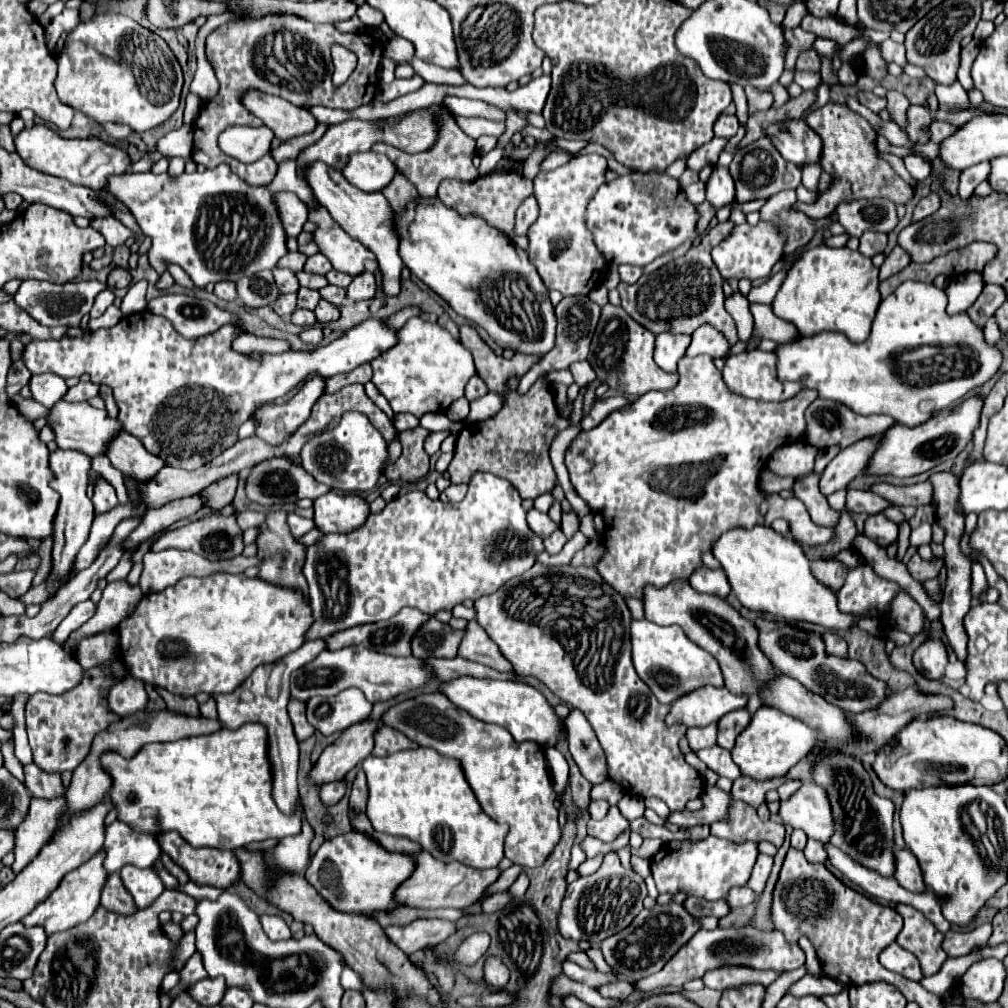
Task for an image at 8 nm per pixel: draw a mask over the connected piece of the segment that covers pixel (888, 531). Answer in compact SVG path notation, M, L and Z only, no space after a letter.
M874 514L868 516L868 520L864 522L864 534L872 538L878 546L888 548L898 538L898 526L892 520L884 518L882 514Z

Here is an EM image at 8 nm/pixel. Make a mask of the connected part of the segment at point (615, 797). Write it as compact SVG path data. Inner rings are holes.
M604 780L596 786L592 786L592 792L590 792L592 800L606 800L608 804L618 804L618 800L624 796L624 790L620 788L620 784L612 782L612 780Z

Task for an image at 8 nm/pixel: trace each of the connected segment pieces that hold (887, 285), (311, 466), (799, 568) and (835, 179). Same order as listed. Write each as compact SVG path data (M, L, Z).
M972 242L964 248L944 254L928 264L908 264L906 270L880 282L880 294L882 294L882 298L886 298L904 280L920 280L920 282L932 284L934 278L940 274L944 274L948 278L954 278L960 272L976 272L976 274L984 276L984 266L996 258L996 252L998 252L998 248L994 244Z
M346 412L334 430L326 430L308 440L300 452L300 458L304 470L310 472L318 482L346 494L356 494L374 488L388 458L388 446L366 416L360 412Z
M754 526L750 530L730 530L722 534L718 542L714 542L712 554L722 564L732 592L748 610L760 610L786 622L810 622L842 632L856 626L858 622L858 616L840 612L836 592L832 592L828 586L822 586L812 576L804 550L772 528Z
M828 102L826 106L808 114L806 124L822 138L824 146L822 146L820 166L832 176L832 186L830 190L822 192L813 204L797 201L794 204L796 210L811 218L824 218L824 216L832 216L834 208L840 202L850 202L856 198L888 198L896 206L908 204L914 198L912 186L908 186L890 168L890 164L884 158L880 158L876 148L876 132L872 130L872 126L862 116L852 112L848 106Z

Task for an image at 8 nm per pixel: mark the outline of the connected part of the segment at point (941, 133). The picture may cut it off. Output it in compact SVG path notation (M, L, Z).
M932 120L924 130L926 130L926 134L928 134L928 138L930 138L932 142L940 142L940 140L944 140L946 136L950 136L950 134L956 130L956 126L948 124L948 122Z

